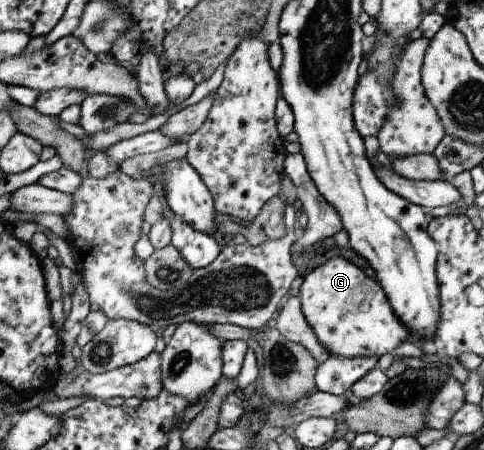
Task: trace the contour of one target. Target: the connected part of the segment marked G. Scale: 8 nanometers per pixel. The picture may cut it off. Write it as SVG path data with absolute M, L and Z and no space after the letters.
M334 257L310 271L300 285L298 296L307 323L331 356L351 359L371 356L380 358L385 353L391 353L401 342L411 341L411 333L393 313L383 288L373 278L367 277L361 268L345 258Z

